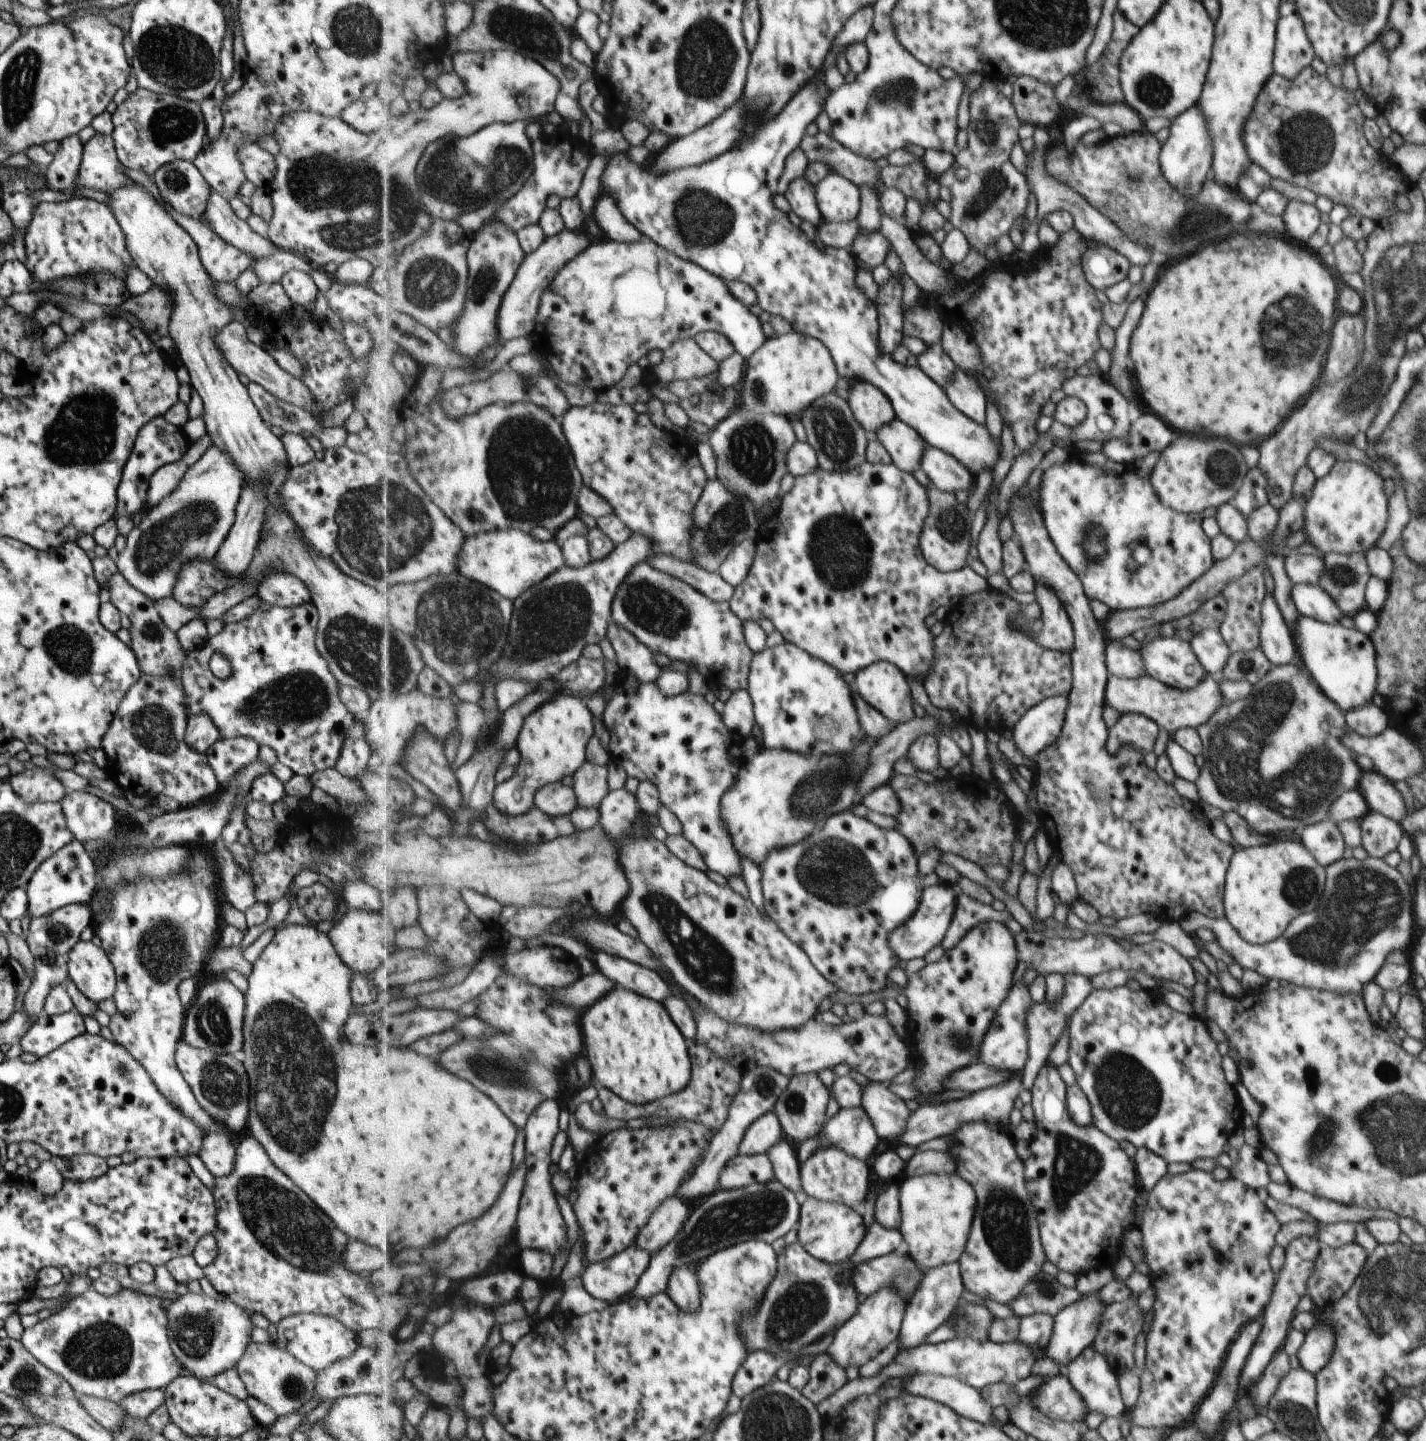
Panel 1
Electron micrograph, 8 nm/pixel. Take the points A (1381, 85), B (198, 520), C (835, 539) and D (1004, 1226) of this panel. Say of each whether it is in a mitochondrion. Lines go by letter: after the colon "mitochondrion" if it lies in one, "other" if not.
A: other
B: mitochondrion
C: mitochondrion
D: mitochondrion

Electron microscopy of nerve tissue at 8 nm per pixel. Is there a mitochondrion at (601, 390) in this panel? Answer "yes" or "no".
no

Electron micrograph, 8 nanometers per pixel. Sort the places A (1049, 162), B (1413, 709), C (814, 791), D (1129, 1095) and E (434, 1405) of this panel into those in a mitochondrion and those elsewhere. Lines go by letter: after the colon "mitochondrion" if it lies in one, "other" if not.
A: other
B: other
C: mitochondrion
D: mitochondrion
E: other

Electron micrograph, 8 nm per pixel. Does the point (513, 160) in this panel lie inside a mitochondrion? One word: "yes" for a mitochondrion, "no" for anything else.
yes

